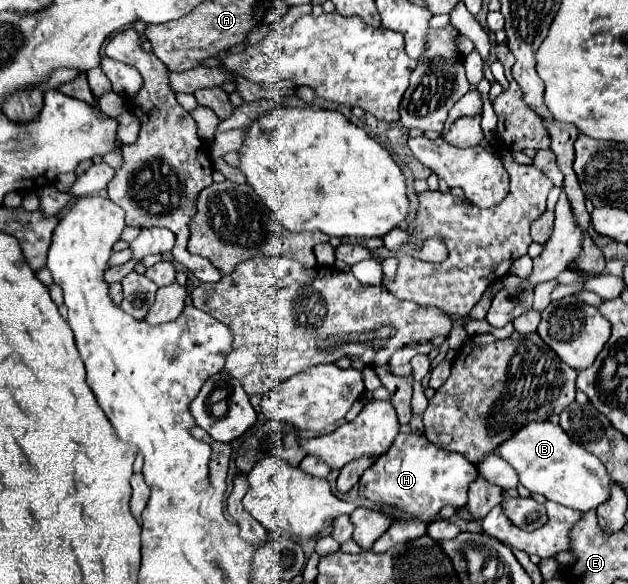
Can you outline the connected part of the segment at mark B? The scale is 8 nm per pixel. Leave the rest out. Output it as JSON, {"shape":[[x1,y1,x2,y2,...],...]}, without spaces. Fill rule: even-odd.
{"shape":[[549,420,523,424,509,440,495,448,495,454,515,468,519,484,523,484,529,492,543,494,547,500,559,502,567,508,587,512,597,508,609,496,611,478,603,462,579,444,571,442,561,426,555,426]]}

